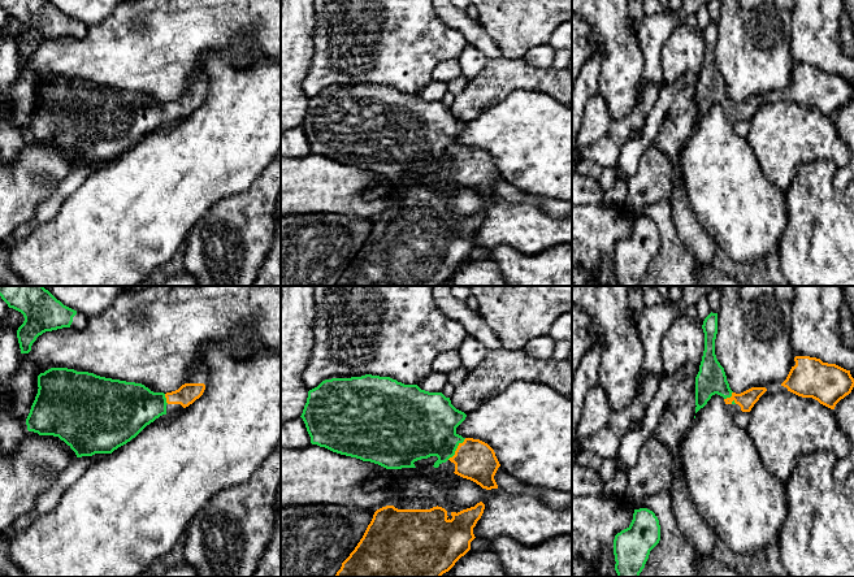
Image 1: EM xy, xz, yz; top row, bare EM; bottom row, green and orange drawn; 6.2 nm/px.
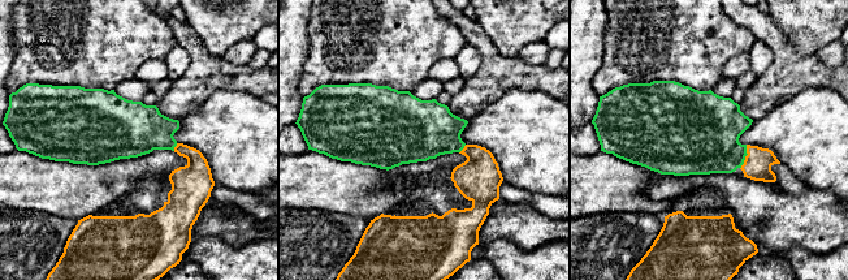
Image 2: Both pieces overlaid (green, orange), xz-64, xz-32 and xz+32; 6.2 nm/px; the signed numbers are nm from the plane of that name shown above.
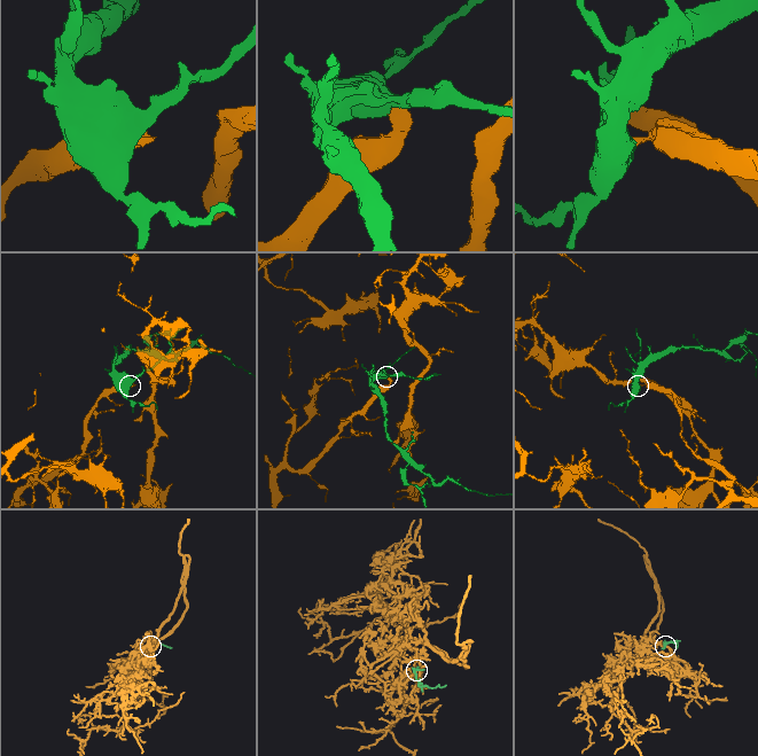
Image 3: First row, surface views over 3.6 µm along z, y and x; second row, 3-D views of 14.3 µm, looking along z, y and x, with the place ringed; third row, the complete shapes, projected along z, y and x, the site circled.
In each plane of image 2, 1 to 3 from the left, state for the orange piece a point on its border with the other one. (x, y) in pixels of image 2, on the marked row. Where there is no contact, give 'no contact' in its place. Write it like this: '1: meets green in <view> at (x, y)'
1: meets green in xz-64 at (174, 146)
2: meets green in xz-32 at (463, 147)
3: meets green in xz+32 at (745, 155)

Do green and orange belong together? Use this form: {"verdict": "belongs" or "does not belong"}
{"verdict": "belongs"}

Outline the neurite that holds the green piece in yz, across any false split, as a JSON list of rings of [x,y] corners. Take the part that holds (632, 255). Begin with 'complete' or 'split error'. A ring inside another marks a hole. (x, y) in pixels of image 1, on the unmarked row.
complete; [[[647,217],[634,218],[630,234],[614,248],[617,286],[640,286],[659,250],[660,234],[655,222]]]

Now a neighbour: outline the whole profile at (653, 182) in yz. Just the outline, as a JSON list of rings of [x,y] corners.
[[[650,144],[638,164],[637,173],[628,181],[624,205],[636,218],[645,217],[649,205],[668,199],[672,191],[672,165],[668,156]]]

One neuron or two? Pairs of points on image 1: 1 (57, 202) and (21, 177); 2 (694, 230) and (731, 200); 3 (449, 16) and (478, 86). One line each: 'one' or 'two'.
1: two
2: two
3: one

